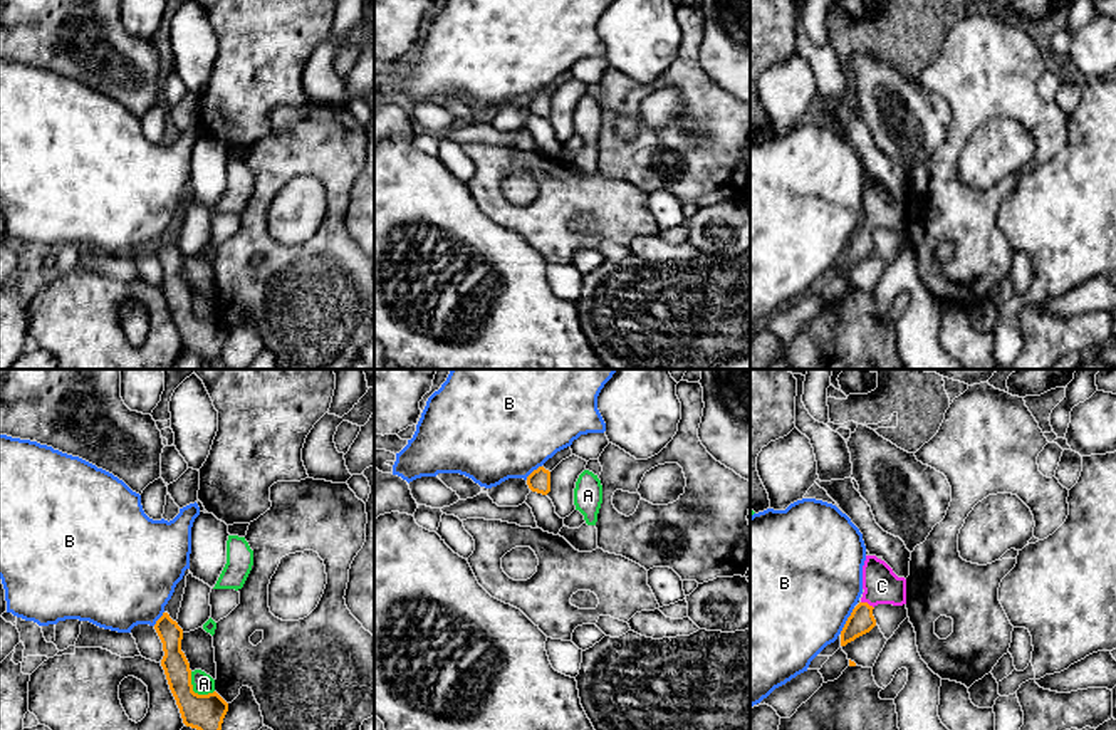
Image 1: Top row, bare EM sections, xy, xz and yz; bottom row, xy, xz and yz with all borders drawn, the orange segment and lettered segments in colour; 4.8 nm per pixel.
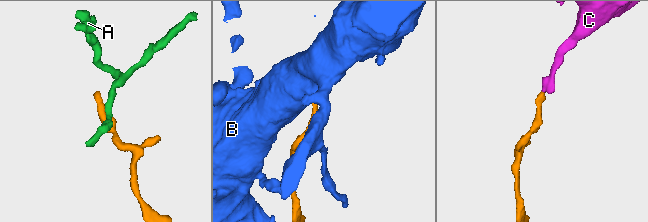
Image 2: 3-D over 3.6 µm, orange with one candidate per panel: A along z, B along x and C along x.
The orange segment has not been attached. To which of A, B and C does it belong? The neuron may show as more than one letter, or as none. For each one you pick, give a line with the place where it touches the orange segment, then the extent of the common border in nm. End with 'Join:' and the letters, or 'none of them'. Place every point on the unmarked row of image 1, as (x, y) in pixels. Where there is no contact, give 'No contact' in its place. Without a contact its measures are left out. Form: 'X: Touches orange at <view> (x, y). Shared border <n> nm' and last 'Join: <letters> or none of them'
C: Touches orange at yz (866, 227). Shared border 70 nm
Join: C

